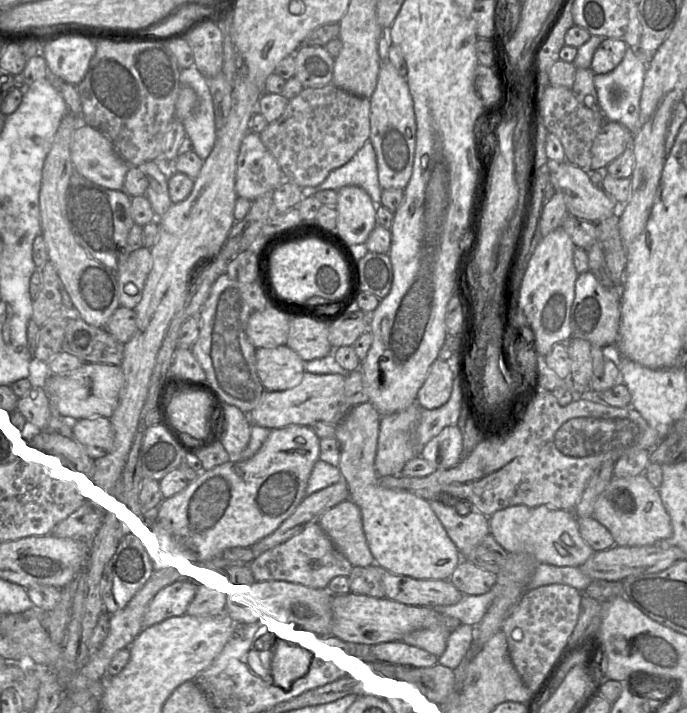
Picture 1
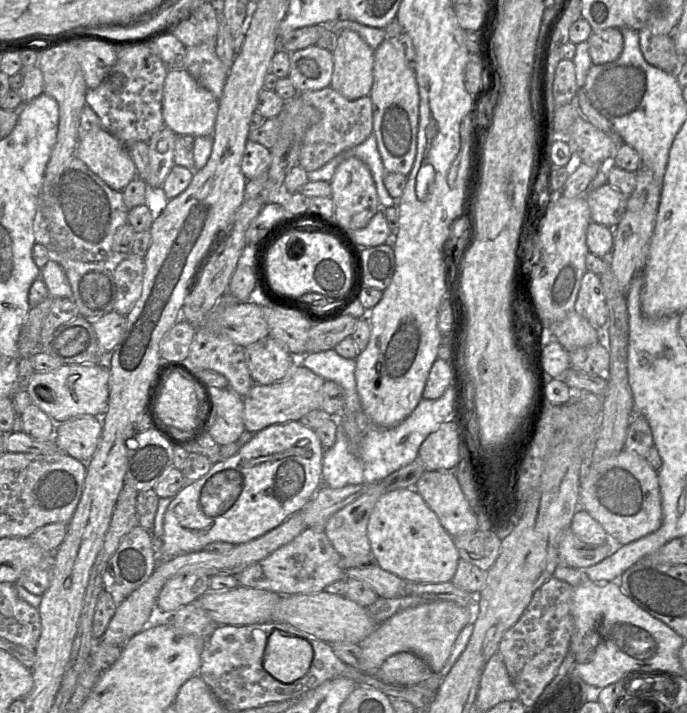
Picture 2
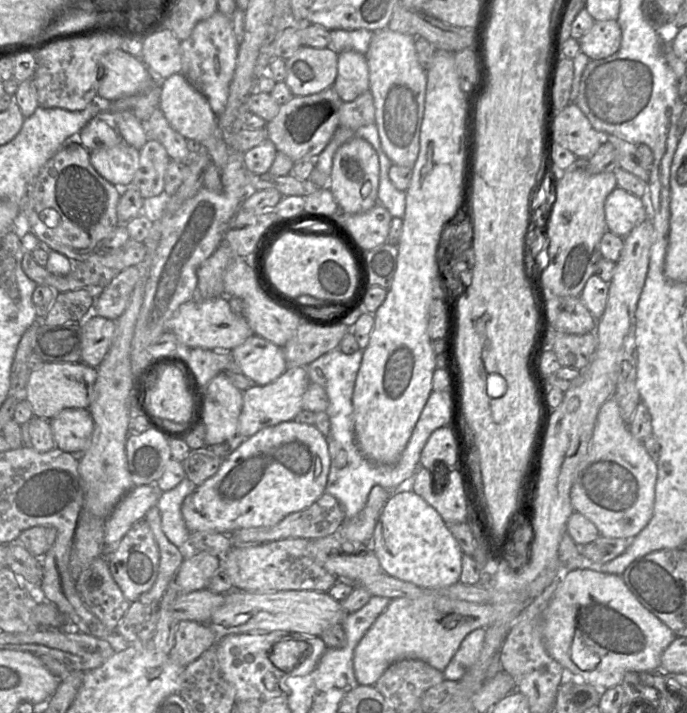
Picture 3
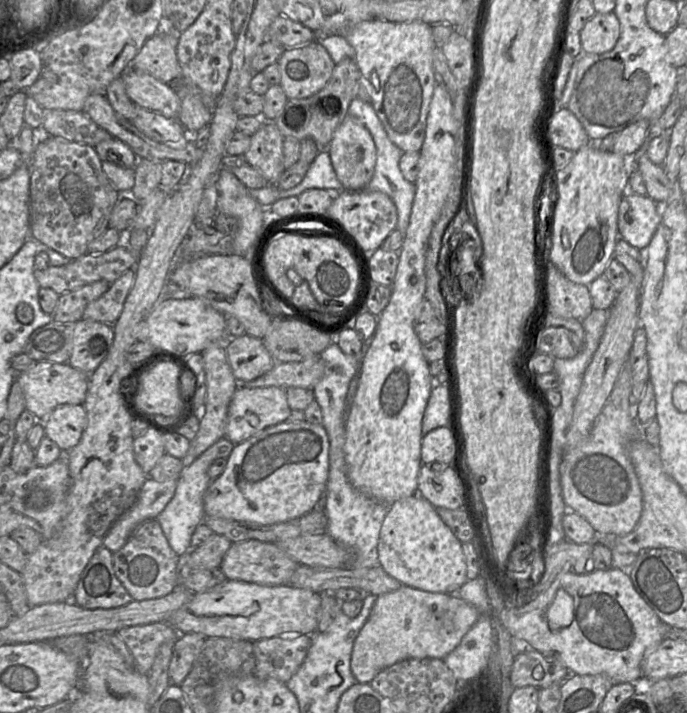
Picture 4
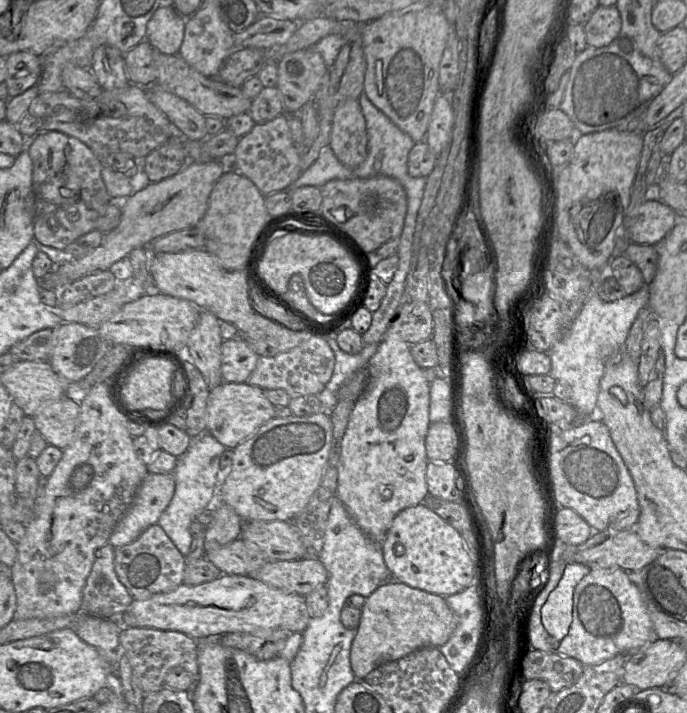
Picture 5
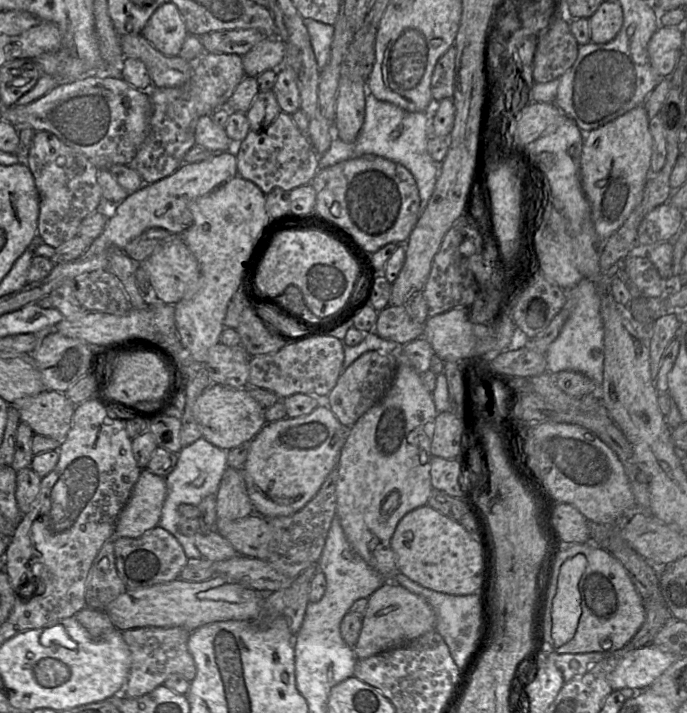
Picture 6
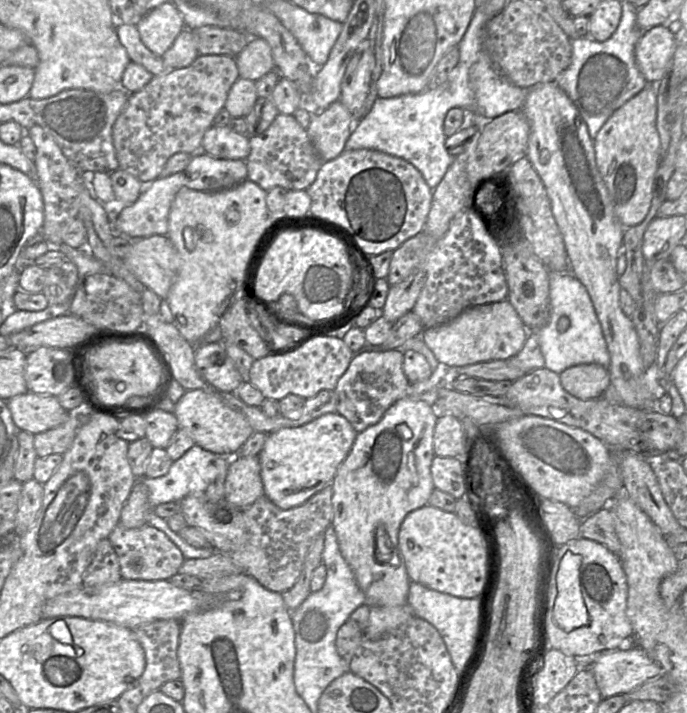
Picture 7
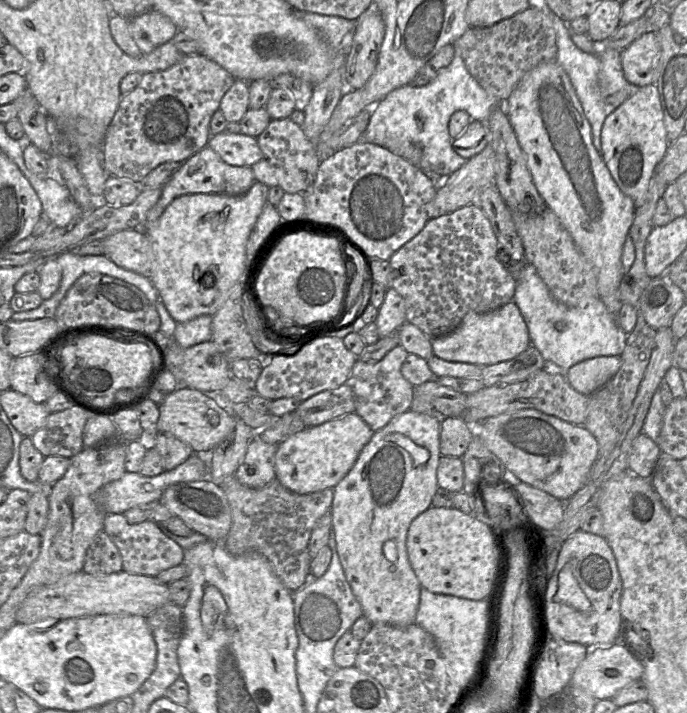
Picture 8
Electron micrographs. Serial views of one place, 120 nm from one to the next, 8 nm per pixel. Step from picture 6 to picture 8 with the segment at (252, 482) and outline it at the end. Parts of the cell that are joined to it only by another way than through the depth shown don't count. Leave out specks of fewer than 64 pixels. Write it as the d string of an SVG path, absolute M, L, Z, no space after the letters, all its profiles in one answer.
M356 413L306 427L281 442L275 454L276 479L297 494L334 488L351 470L374 431Z

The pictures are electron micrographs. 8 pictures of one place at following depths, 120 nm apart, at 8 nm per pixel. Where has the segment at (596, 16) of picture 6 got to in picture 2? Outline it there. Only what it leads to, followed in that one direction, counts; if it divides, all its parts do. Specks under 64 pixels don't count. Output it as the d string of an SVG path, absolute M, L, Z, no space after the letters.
M607 28L593 31L587 40L588 52L594 65L602 65L616 60L624 48L622 30Z

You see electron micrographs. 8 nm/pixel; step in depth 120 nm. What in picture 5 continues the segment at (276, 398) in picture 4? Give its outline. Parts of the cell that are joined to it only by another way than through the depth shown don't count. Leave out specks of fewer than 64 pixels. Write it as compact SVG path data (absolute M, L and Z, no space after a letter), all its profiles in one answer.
M222 382L211 389L208 396L206 432L227 449L234 449L273 418L275 418L275 406L266 398L264 390L247 382Z

